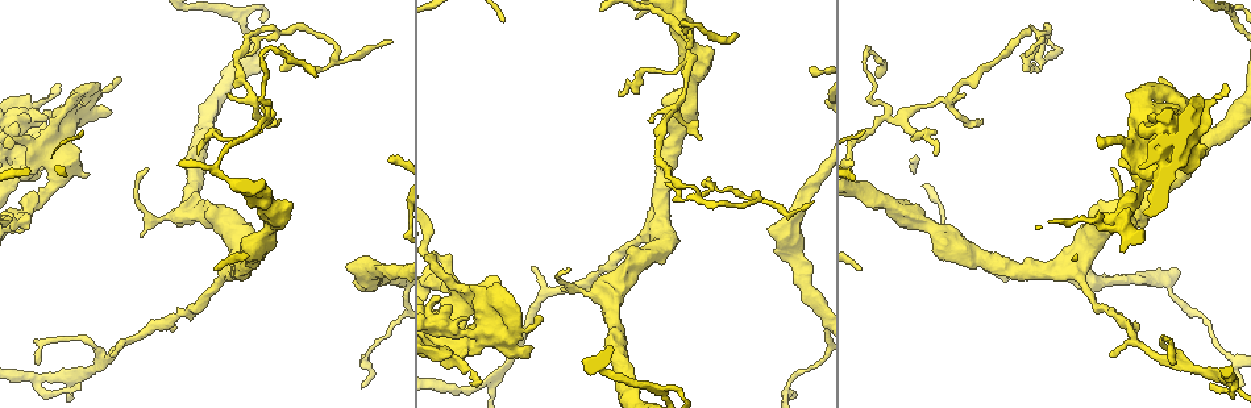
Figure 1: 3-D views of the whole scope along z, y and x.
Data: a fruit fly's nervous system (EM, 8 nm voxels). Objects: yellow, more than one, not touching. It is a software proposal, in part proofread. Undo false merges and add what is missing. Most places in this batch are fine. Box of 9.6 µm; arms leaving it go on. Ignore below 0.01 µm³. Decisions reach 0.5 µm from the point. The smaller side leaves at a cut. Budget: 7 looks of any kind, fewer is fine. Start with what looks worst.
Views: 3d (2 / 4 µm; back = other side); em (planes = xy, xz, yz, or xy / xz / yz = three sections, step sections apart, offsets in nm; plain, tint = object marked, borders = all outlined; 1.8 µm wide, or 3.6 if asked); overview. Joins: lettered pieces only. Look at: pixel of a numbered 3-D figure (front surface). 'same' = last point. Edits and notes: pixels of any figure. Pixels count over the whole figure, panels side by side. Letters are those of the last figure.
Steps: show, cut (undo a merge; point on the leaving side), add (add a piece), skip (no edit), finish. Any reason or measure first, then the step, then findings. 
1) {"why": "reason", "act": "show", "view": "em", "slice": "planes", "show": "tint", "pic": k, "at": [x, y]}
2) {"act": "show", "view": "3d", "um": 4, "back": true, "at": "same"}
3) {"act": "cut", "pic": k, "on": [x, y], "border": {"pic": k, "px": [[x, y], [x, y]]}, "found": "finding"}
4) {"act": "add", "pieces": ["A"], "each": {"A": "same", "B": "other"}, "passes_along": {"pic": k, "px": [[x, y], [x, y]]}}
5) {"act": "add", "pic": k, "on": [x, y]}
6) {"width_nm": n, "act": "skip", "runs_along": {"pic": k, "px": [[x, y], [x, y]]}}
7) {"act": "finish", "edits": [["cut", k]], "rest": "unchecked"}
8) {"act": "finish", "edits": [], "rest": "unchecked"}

{"why": "three-way junction", "act": "show", "view": "em", "slice": "planes", "show": "borders", "pic": 1, "at": [498, 374]}

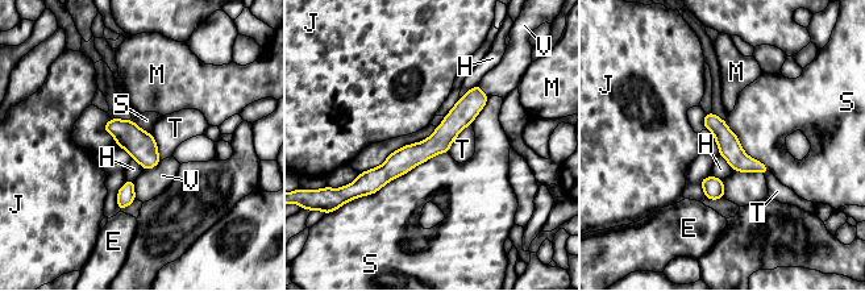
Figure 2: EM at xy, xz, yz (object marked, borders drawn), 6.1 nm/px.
{"act": "skip", "each": {"E": "other", "H": "other", "J": "other", "M": "other", "S": "other", "T": "other", "V": "other"}, "runs_along": {"pic": 2, "px": [[483, 98], [429, 148], [365, 185]]}, "found": "all the same neuron"}

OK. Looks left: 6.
{"why": "a fork", "act": "show", "view": "3d", "um": 4, "pic": 1, "at": [28, 206]}

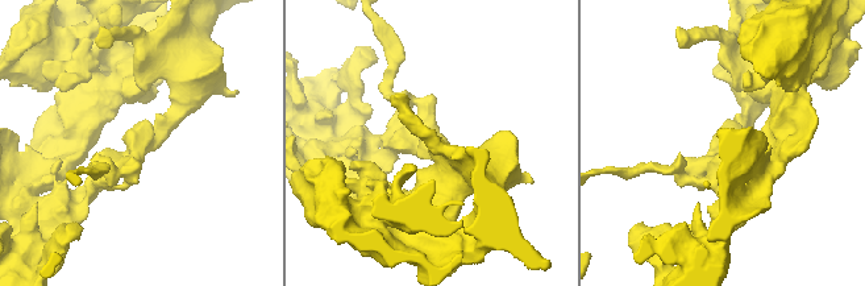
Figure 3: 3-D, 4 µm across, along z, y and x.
{"arms": 3, "arm_widths_nm": [190, 220, 240], "act": "show", "view": "em", "um": 3.6, "slice": "planes", "show": "tint", "pic": 3, "at": [133, 143]}

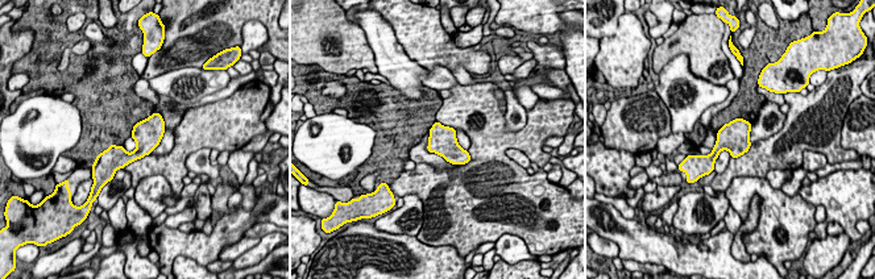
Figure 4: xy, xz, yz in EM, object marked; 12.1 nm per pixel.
{"act": "show", "view": "em", "um": 3.6, "slice": "planes", "show": "borders", "at": "same"}

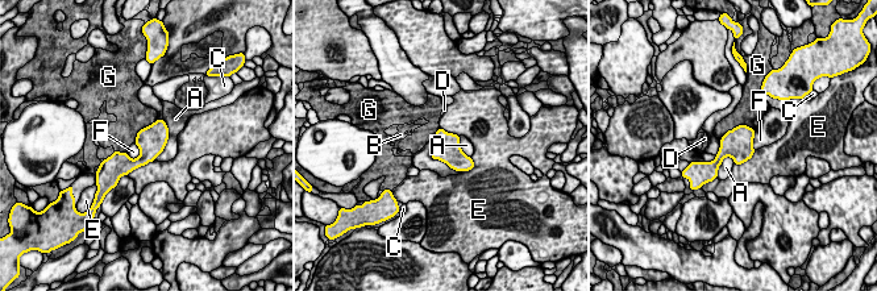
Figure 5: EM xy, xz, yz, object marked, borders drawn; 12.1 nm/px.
{"longest_contact_nm": ["F", 550], "act": "skip", "each": {"A": "other", "B": "other", "C": "other", "D": "other", "E": "other", "F": "other", "G": "other"}, "border": {"pic": 5, "px": [[432, 138], [431, 156], [458, 173]]}, "found": "all the same neuron"}

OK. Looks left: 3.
{"act": "show", "view": "3d", "um": 4, "pic": 1, "at": [266, 116]}

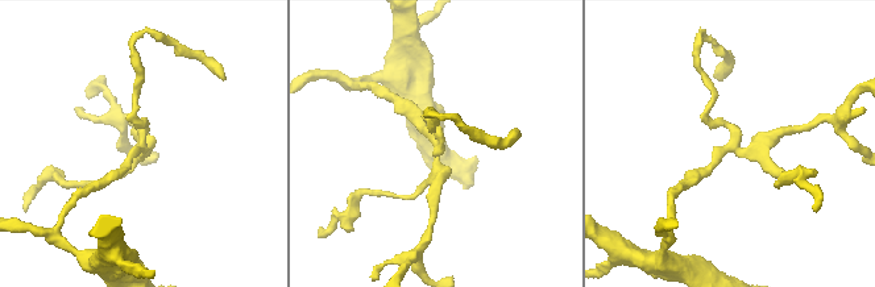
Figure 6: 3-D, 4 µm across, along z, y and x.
{"why": "now the EM", "act": "show", "view": "em", "slice": "xy", "step": 16, "show": "borders", "pic": 6, "at": [142, 149]}

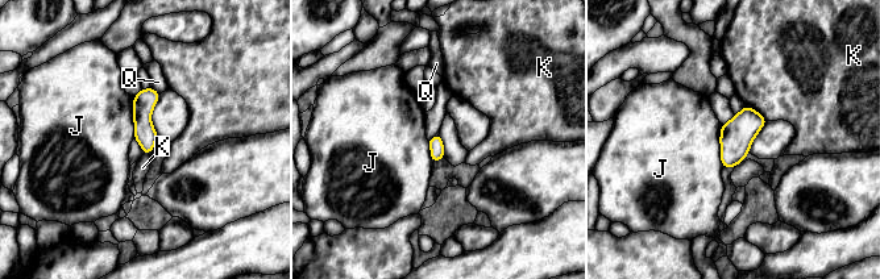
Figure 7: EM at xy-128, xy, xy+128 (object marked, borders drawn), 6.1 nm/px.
{"width_nm": 90, "act": "skip", "each": {"J": "other", "K": "other", "Q": "other"}, "found": "continuous, no second neuron"}

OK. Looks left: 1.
{"act": "finish", "edits": [], "rest": "unchecked"}

